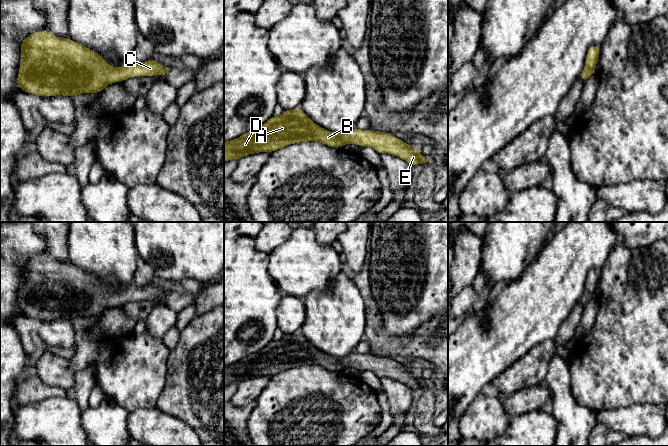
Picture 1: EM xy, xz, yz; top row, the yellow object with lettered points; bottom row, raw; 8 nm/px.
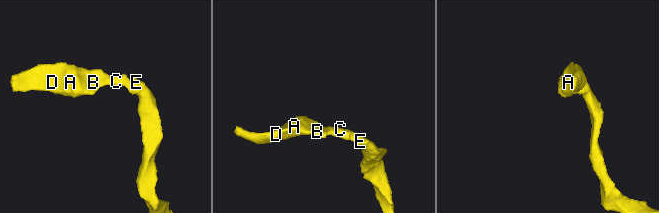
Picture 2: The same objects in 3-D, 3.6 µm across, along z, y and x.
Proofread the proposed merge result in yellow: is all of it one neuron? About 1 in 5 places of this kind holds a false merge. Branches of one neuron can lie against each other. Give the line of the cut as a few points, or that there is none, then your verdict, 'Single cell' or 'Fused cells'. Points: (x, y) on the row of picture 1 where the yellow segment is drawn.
No split. Single cell

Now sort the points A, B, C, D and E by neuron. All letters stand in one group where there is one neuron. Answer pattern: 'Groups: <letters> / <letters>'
Groups: A B C D E

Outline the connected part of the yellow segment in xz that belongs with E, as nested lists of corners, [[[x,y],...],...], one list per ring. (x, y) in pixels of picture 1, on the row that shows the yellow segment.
[[[300,107],[284,110],[280,116],[273,115],[258,128],[224,142],[224,162],[238,160],[252,153],[271,153],[288,145],[307,141],[321,142],[333,148],[342,148],[346,143],[372,147],[380,154],[398,156],[411,166],[429,162],[418,148],[408,146],[389,132],[354,127],[345,133],[333,133],[314,123]]]

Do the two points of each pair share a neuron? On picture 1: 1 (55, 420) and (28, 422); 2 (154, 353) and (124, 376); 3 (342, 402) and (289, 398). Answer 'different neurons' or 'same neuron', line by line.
1: same neuron
2: same neuron
3: same neuron

